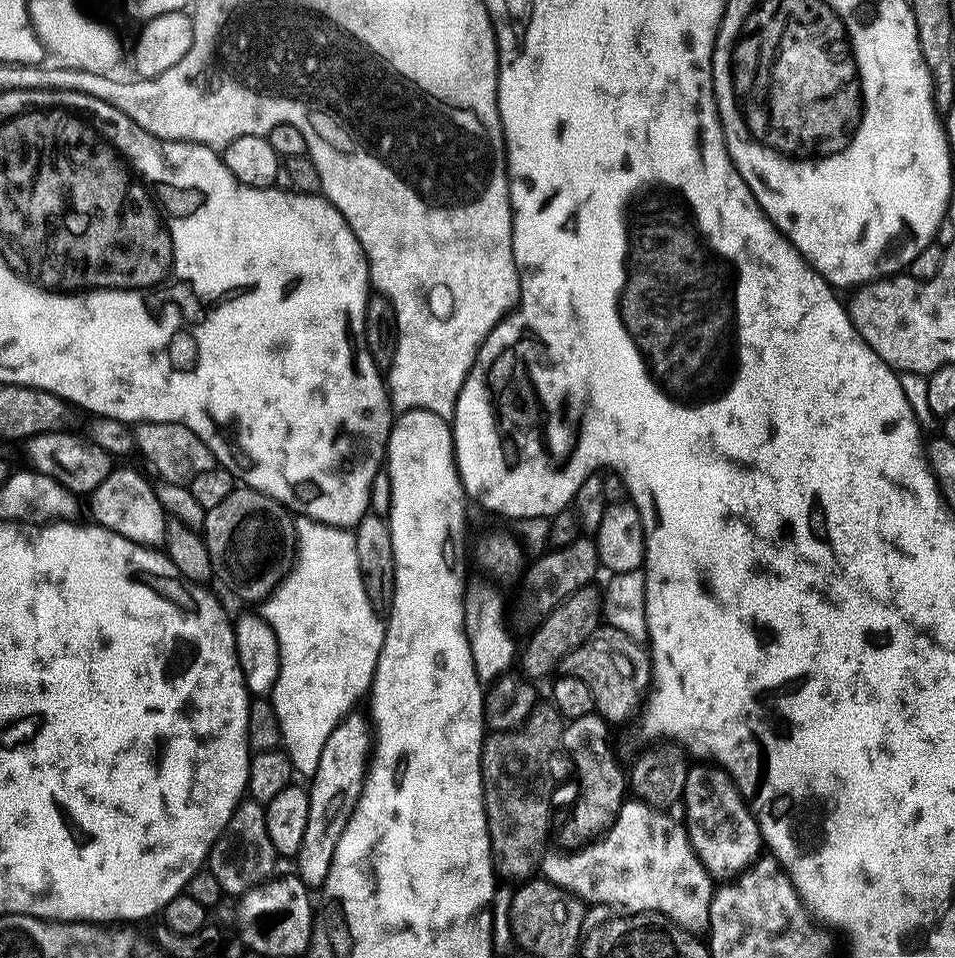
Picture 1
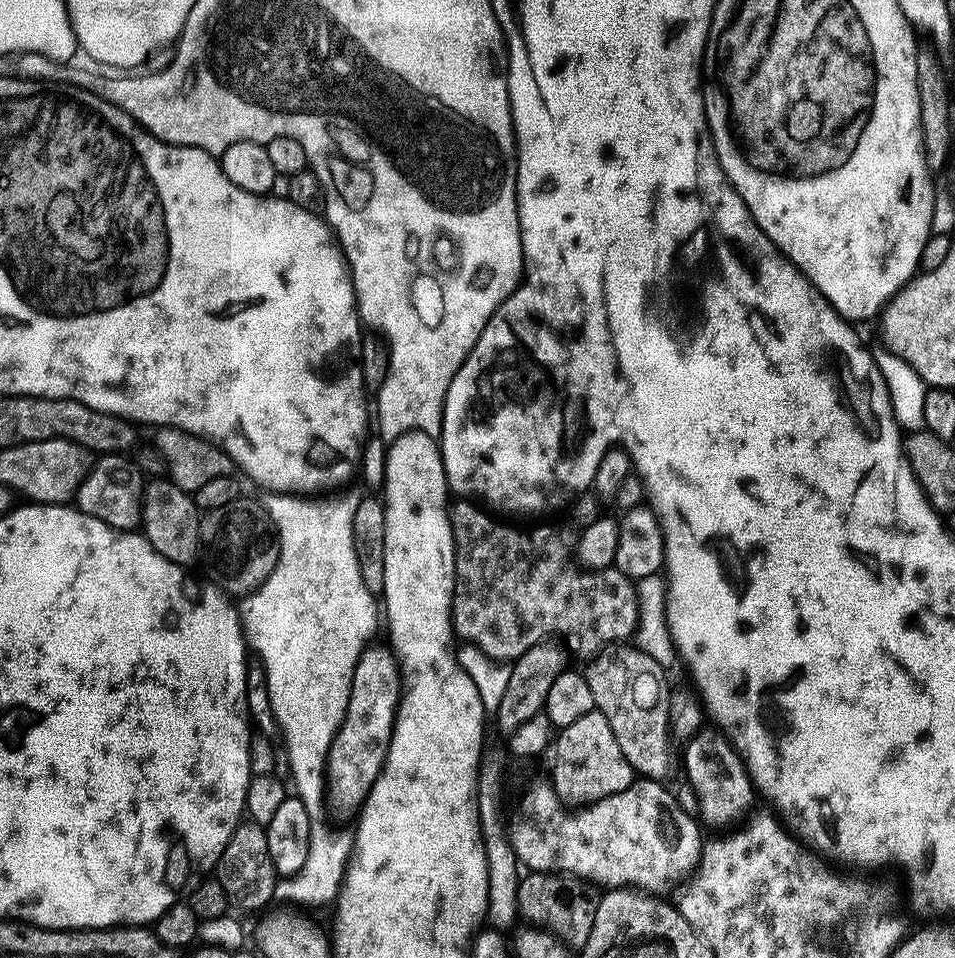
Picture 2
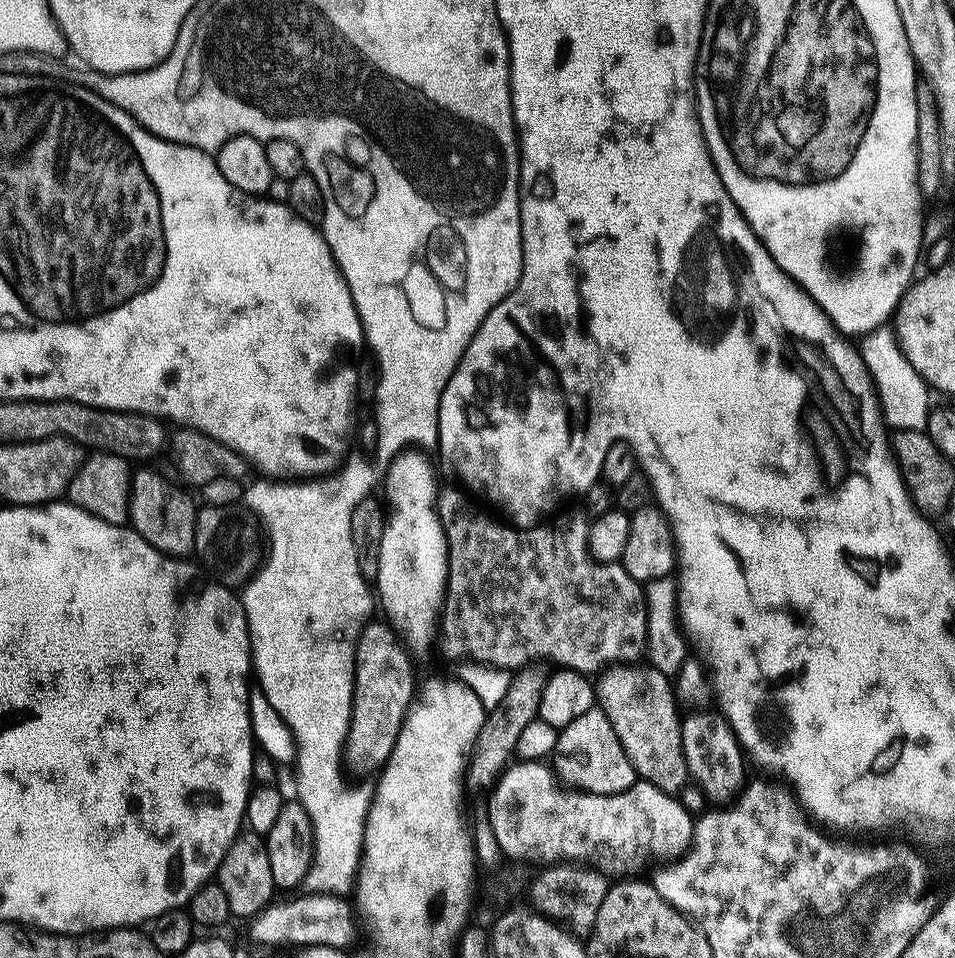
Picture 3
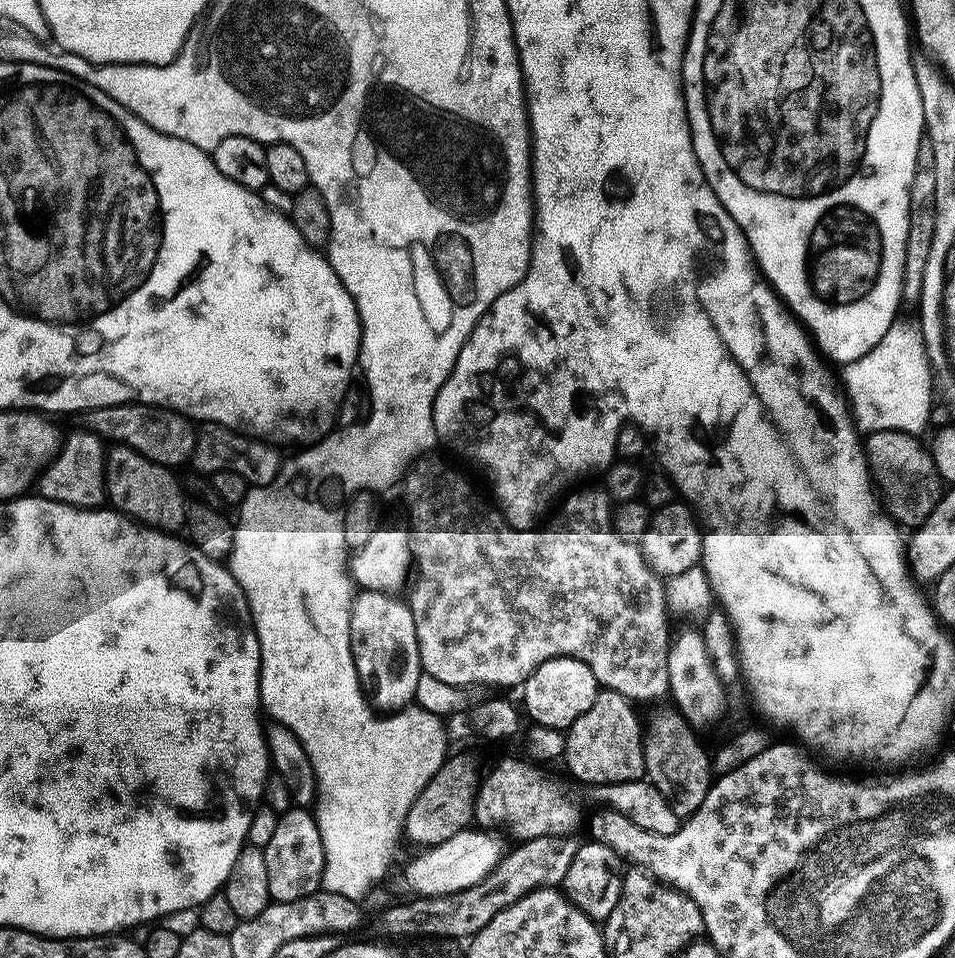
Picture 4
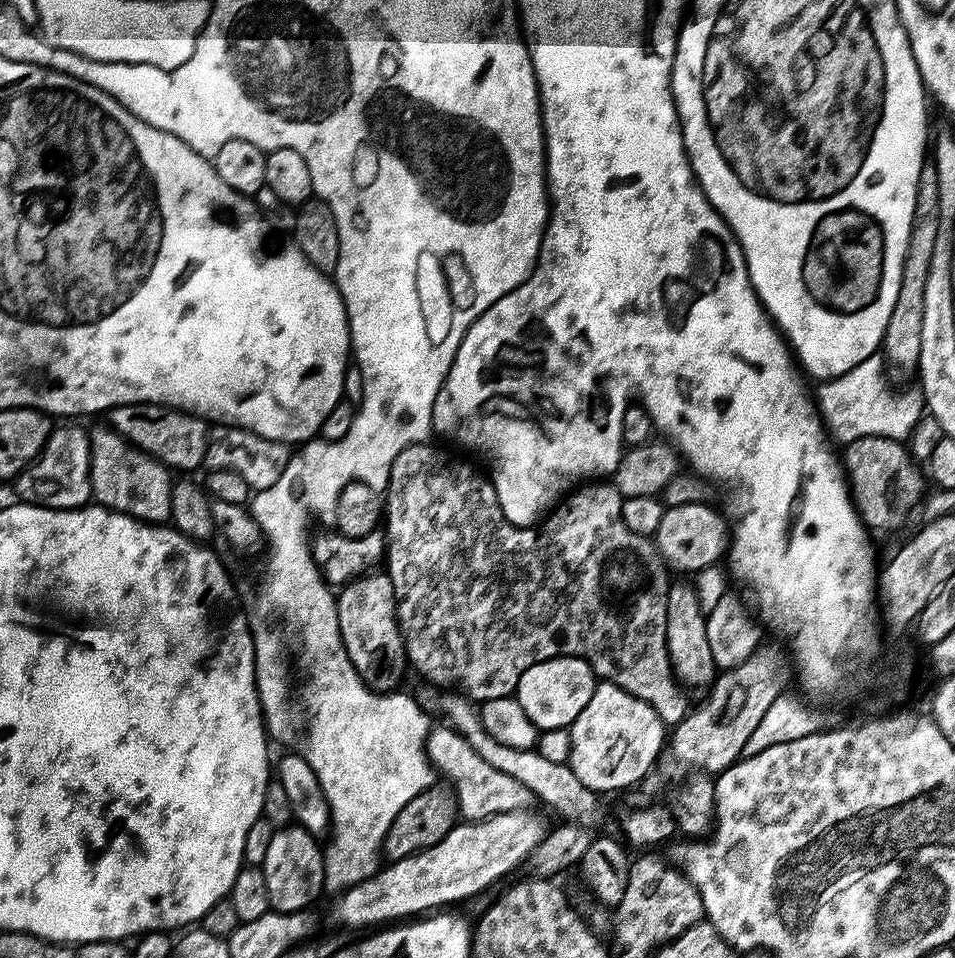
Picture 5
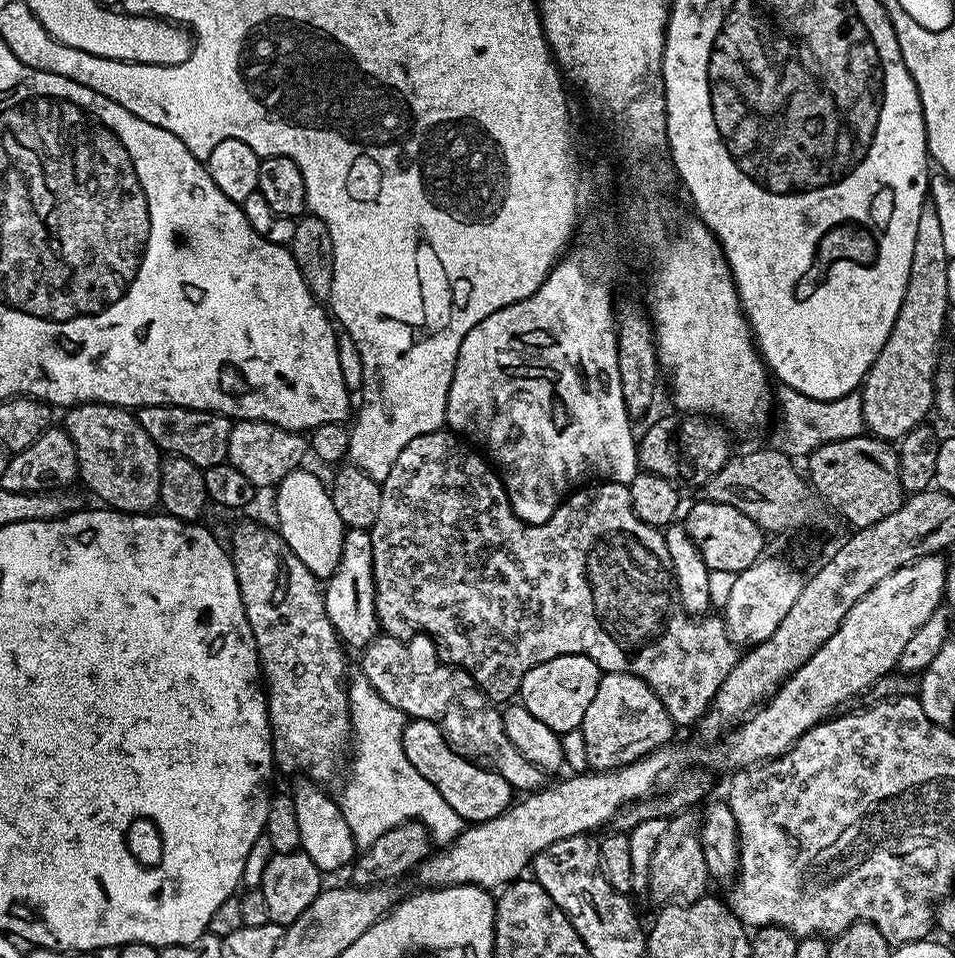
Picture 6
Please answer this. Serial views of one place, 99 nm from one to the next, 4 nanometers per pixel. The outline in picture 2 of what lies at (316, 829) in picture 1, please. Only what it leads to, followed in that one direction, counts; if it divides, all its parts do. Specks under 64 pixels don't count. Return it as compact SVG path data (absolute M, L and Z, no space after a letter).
M388 646L369 647L354 670L348 705L328 751L326 808L330 814L332 811L334 819L351 821L364 807L368 792L380 777L384 759L388 757L388 744L396 724L401 691L402 681L396 653Z

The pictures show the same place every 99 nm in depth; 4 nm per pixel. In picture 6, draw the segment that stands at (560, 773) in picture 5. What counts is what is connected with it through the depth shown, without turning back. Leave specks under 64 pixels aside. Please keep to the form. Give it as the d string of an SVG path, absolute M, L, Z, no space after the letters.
M392 634L377 635L376 639L365 644L359 653L359 656L361 655L359 671L368 679L370 686L374 686L374 690L378 690L378 694L386 698L390 706L403 712L405 717L438 721L445 740L458 755L465 756L494 774L502 774L502 778L506 778L506 782L517 793L531 794L545 787L545 771L537 768L534 762L527 761L515 748L513 742L510 742L503 732L501 709L481 692L476 679L464 668L443 663L436 650L436 644L430 636L416 634L412 641L395 640L396 638Z

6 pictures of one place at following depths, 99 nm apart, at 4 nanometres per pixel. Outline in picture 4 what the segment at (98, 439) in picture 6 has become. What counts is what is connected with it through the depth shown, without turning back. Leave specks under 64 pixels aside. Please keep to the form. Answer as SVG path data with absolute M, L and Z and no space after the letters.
M112 446L106 452L106 496L113 500L123 515L141 523L145 528L176 534L185 527L189 505L184 504L184 492L176 481L177 473L158 462L150 462L129 448Z

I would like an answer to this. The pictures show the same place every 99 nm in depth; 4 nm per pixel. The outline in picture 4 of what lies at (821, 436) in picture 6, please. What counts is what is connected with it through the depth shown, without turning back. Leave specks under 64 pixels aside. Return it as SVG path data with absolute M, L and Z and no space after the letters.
M897 318L867 354L843 369L842 384L861 433L898 430L920 434L924 427L929 427L934 399L924 336L925 329L915 319Z

